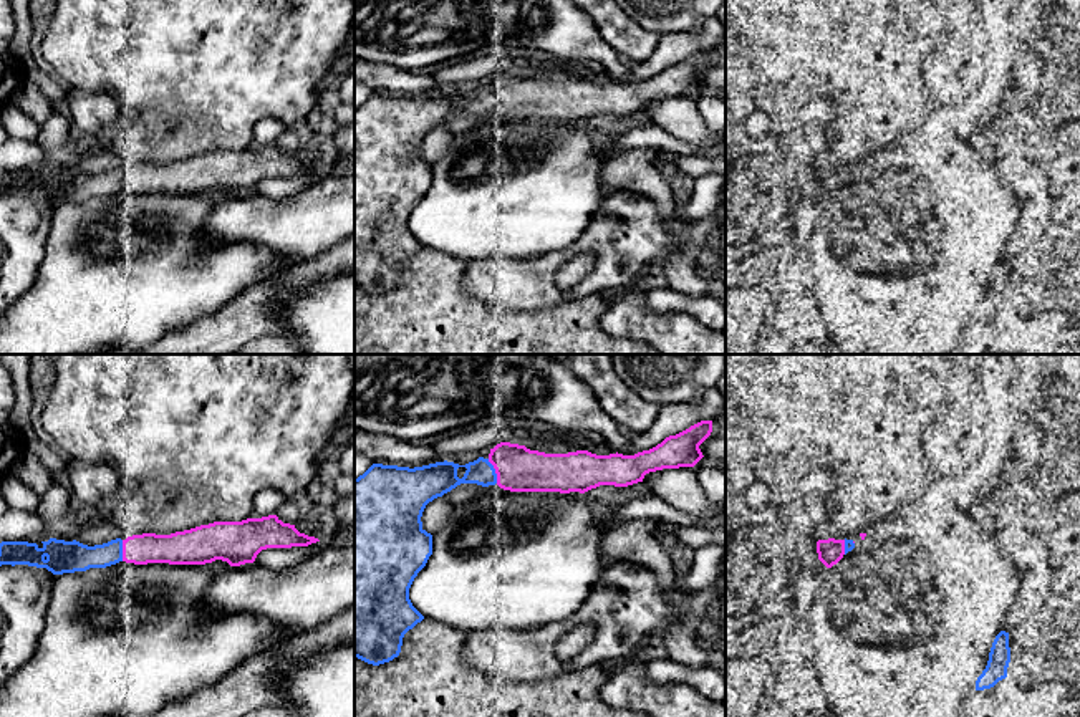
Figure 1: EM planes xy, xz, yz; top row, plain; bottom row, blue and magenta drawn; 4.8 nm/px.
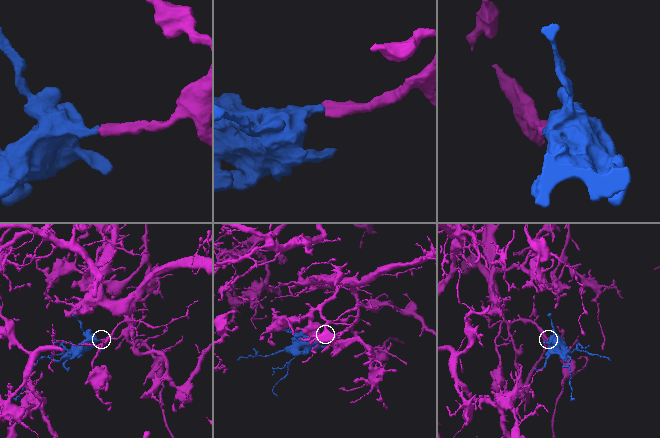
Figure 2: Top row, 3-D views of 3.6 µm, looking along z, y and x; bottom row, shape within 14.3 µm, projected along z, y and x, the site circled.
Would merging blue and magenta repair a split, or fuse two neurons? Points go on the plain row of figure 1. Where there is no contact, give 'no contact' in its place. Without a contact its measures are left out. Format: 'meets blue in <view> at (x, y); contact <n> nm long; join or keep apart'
meets blue in xz at (494, 100); contact 130 nm long; join

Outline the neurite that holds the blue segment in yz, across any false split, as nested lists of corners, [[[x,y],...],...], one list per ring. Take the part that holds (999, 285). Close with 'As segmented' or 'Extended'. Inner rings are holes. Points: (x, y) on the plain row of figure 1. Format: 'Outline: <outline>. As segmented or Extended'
Outline: [[[1000,260],[992,272],[987,295],[976,310],[976,320],[991,318],[999,310],[1005,308],[1009,291],[1010,291],[1009,262]]]. As segmented

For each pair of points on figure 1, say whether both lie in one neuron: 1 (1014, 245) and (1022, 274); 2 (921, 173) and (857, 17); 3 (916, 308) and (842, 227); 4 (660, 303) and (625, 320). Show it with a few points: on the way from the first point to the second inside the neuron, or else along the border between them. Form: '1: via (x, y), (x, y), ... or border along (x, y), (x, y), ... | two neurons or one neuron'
1: border along (1047, 229), (1007, 260) | two neurons
2: border along (923, 121), (873, 156) | two neurons
3: via (916, 280), (916, 272), (870, 232) | one neuron
4: border along (645, 293), (645, 305), (650, 310), (686, 313) | two neurons

